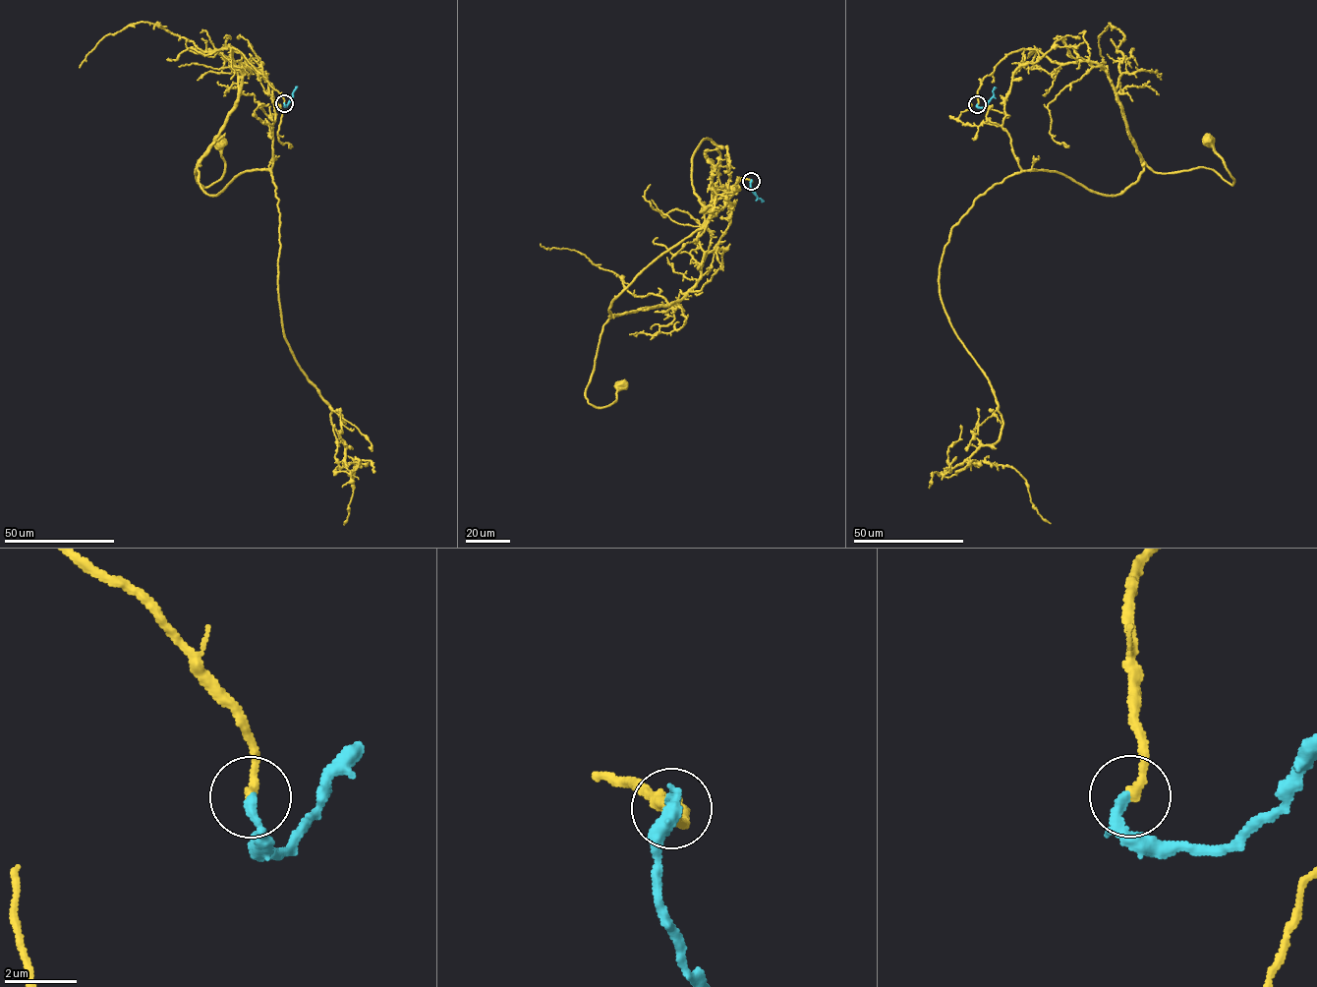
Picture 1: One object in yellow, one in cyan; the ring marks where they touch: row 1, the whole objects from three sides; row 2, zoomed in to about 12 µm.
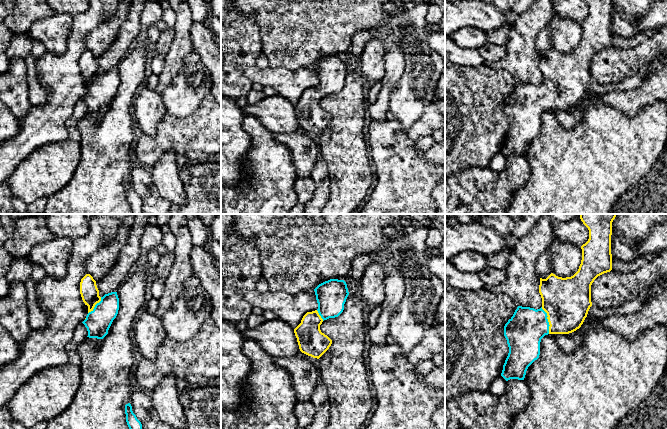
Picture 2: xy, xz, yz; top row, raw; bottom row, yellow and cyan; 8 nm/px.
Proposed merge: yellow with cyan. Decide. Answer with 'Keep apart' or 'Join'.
Join

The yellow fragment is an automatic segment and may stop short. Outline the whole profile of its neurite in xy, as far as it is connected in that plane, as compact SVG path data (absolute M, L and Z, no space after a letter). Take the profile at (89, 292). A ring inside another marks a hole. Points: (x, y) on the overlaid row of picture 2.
M86 274L80 282L80 294L85 305L88 306L88 314L82 322L87 328L87 337L103 339L118 314L117 292L100 297L96 281L90 274Z

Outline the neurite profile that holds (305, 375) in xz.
M297 356L275 359L275 364L290 373L296 398L310 401L320 378L319 369L310 361Z

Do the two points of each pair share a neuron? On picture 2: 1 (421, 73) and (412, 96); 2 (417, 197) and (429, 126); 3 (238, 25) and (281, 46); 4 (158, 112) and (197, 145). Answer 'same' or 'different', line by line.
1: same
2: different
3: different
4: different

